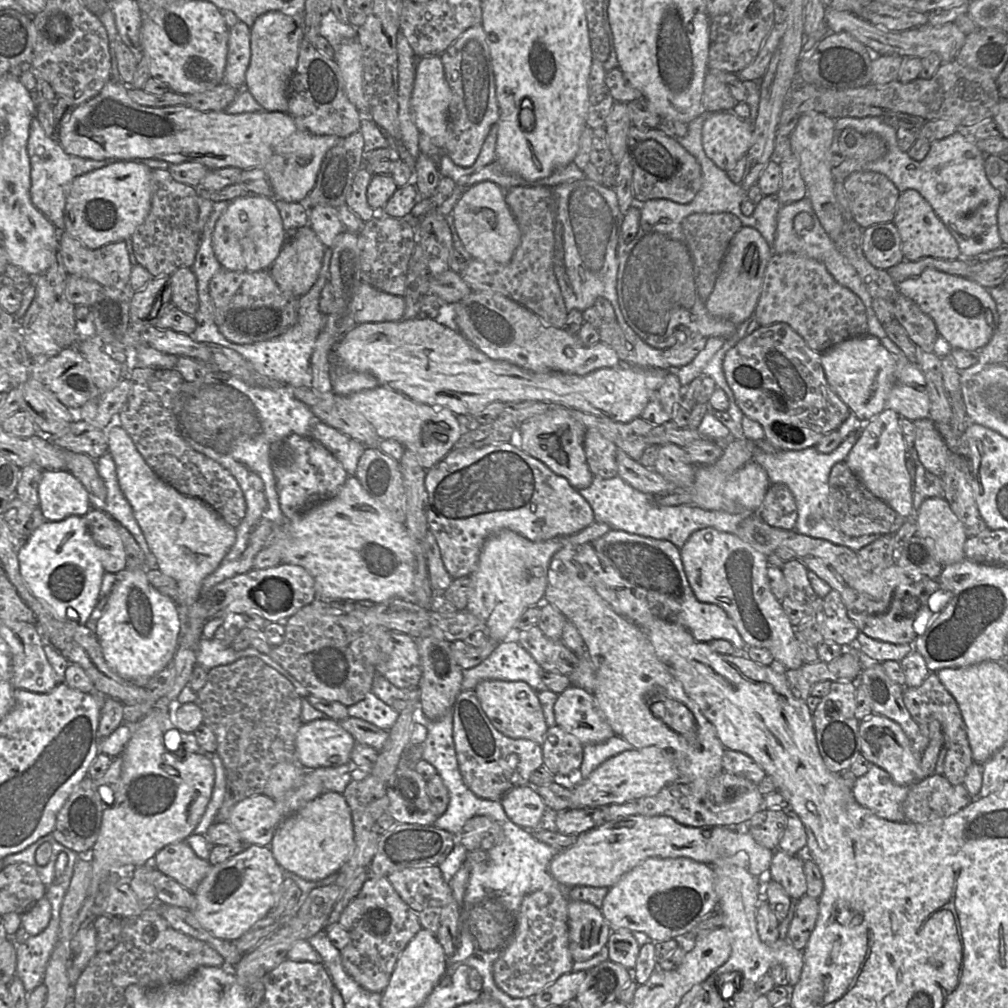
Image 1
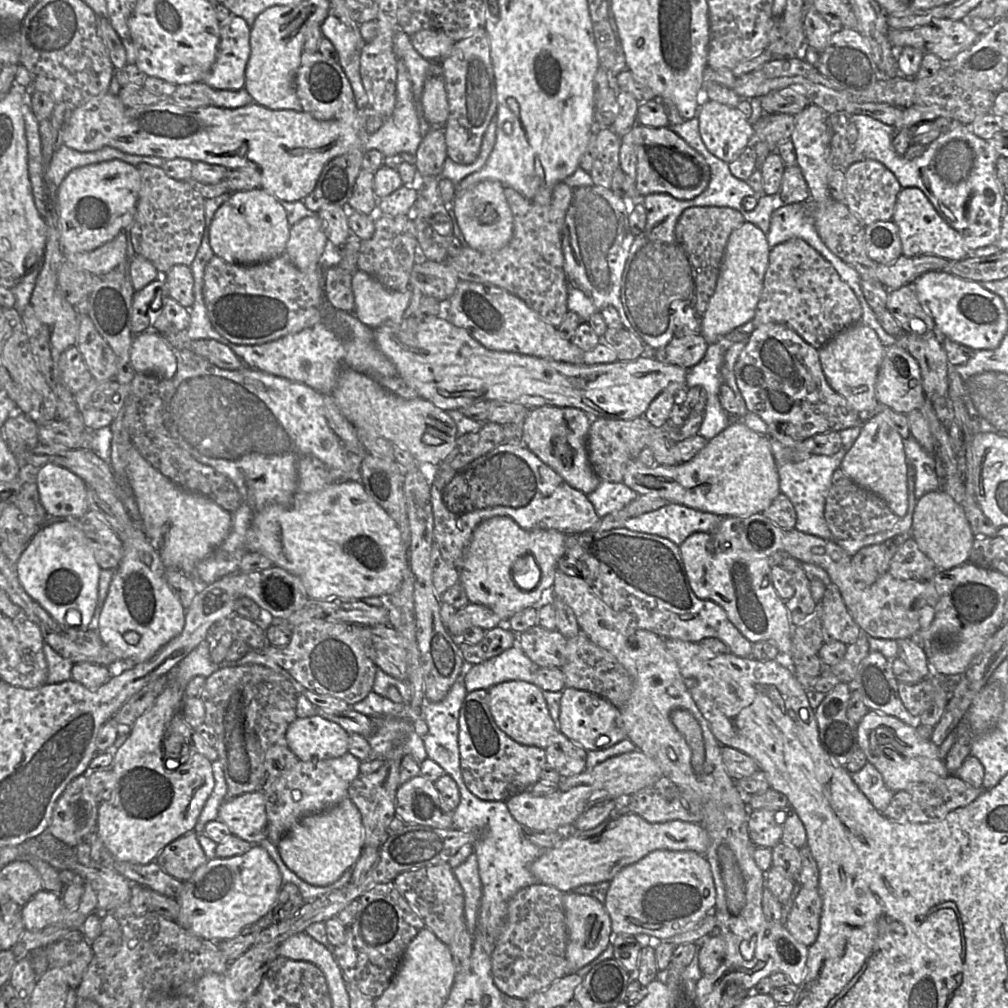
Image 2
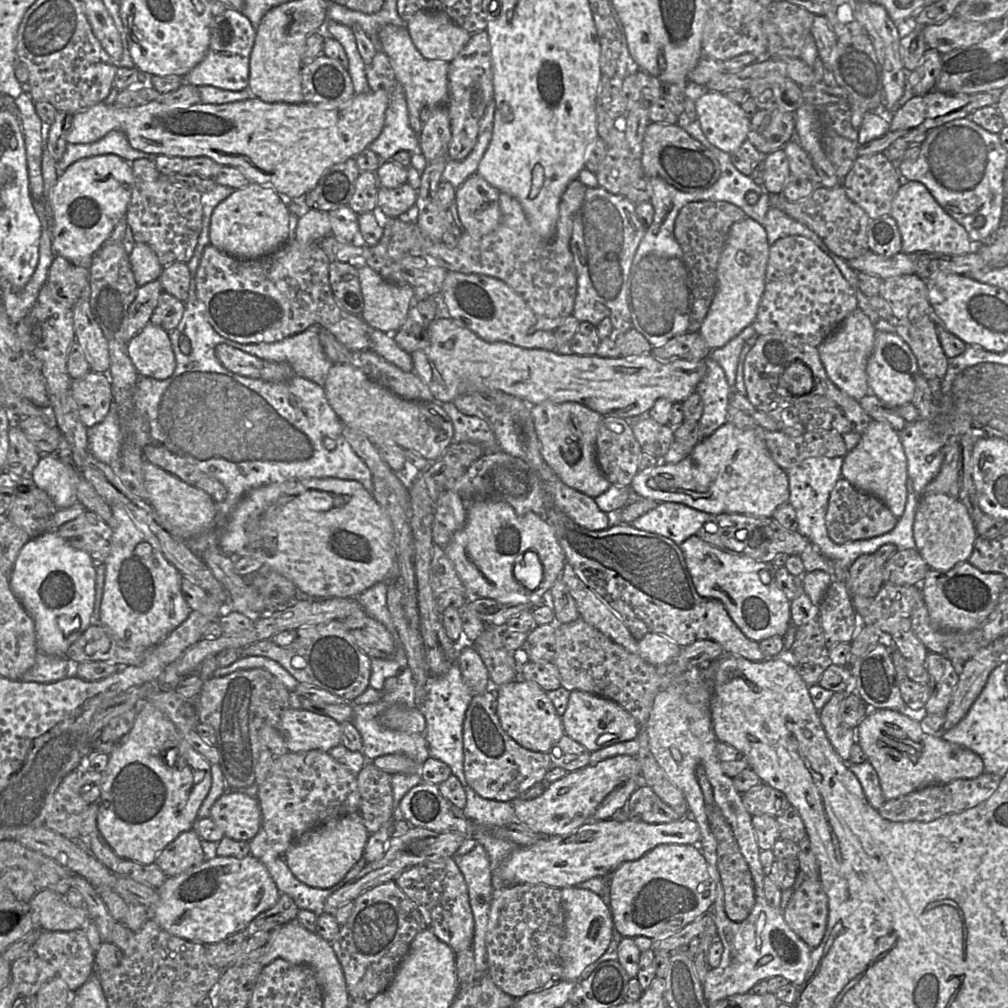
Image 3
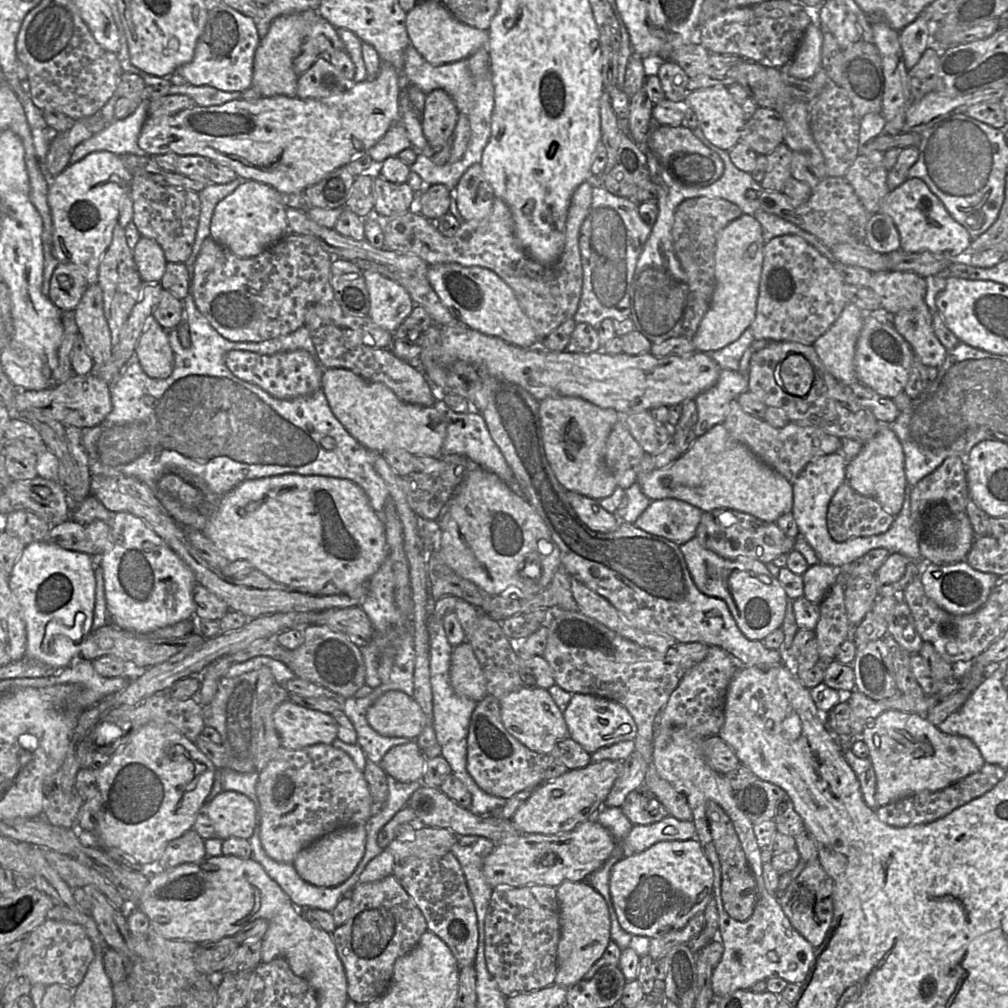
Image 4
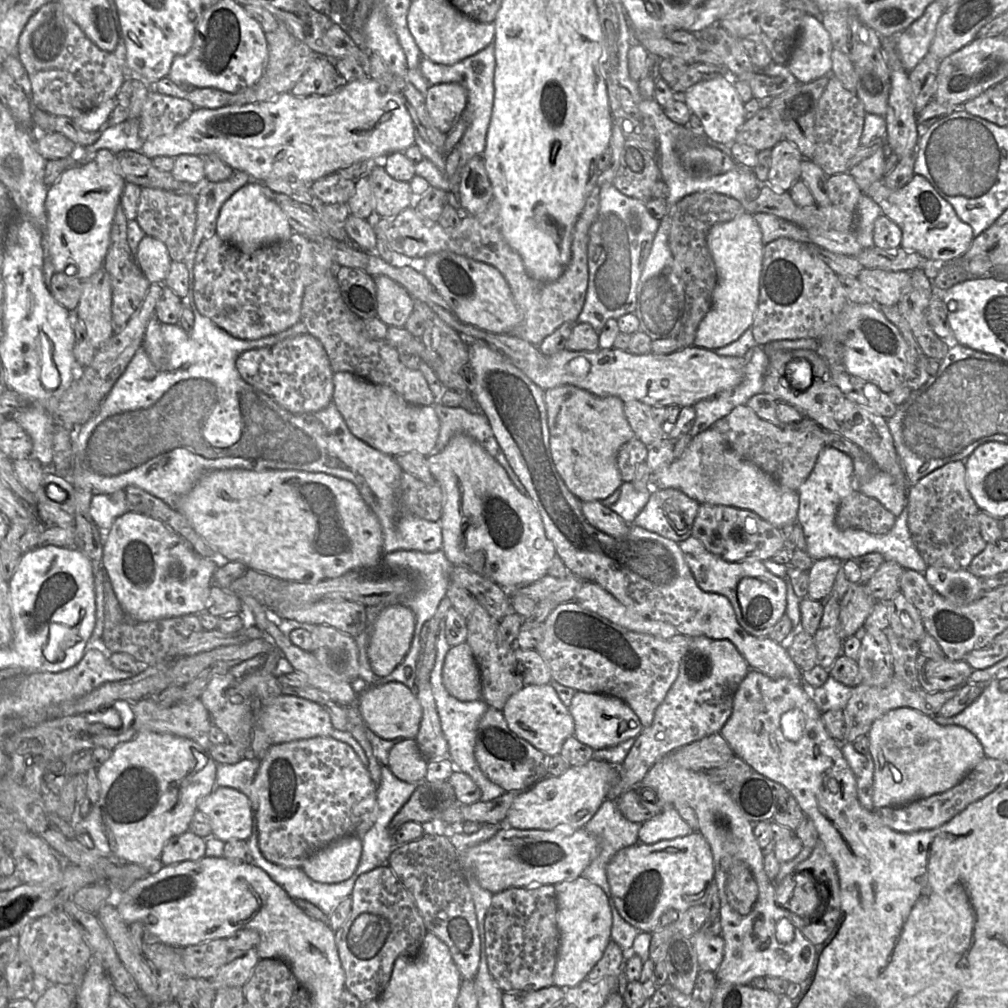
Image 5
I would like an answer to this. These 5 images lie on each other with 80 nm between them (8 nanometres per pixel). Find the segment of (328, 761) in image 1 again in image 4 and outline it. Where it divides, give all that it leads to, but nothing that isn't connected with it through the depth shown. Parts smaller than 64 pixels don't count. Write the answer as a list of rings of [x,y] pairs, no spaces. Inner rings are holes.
[[[289,699],[277,706],[273,722],[281,746],[299,750],[314,744],[332,744],[337,737],[337,724],[329,713],[298,705]]]

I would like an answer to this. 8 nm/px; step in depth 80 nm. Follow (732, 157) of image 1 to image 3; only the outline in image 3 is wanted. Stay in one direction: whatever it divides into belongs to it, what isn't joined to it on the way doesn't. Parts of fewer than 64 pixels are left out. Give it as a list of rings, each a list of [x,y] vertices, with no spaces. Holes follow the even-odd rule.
[[[706,90],[694,103],[701,130],[712,145],[731,155],[747,140],[750,120],[725,93]]]

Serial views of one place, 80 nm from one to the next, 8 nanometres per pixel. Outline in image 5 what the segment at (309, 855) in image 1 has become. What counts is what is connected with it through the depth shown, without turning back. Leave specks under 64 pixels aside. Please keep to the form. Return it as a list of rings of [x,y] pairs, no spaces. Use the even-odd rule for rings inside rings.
[[[343,837],[311,855],[301,869],[315,882],[336,884],[355,873],[362,855],[362,839]]]

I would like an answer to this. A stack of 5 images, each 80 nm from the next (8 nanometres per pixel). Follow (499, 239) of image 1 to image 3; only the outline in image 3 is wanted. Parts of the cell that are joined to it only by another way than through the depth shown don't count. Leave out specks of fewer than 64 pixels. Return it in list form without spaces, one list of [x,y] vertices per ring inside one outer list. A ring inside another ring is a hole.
[[[478,173],[469,176],[456,189],[458,216],[464,230],[479,239],[497,228],[501,218],[500,191],[491,186]]]

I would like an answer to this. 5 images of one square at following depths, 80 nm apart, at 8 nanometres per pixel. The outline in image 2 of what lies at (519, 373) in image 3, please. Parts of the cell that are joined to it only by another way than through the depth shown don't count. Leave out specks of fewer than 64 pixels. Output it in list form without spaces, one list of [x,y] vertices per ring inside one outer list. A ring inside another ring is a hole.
[[[427,318],[421,322],[415,330],[403,330],[399,325],[382,325],[373,329],[375,342],[378,348],[392,361],[397,370],[397,375],[400,376],[408,385],[416,390],[419,398],[432,402],[436,407],[448,411],[452,409],[461,409],[469,405],[486,402],[491,400],[501,400],[521,404],[529,409],[541,406],[556,406],[556,407],[574,407],[583,410],[589,416],[602,417],[614,420],[633,420],[635,418],[644,417],[651,402],[663,391],[673,391],[677,393],[677,401],[679,392],[683,392],[686,388],[687,370],[677,365],[664,364],[657,360],[653,355],[641,355],[633,361],[616,361],[613,363],[601,363],[594,365],[586,364],[571,364],[567,362],[558,362],[547,358],[540,358],[531,355],[524,355],[515,352],[494,351],[485,348],[477,340],[475,340],[465,329],[455,326],[450,321],[440,318]]]

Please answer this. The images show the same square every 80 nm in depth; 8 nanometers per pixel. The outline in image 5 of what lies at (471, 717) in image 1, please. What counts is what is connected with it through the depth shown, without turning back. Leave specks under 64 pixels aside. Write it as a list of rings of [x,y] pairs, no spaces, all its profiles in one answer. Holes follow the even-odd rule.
[[[489,706],[478,722],[474,747],[475,759],[488,779],[507,791],[523,791],[547,776],[551,756],[513,733],[502,711]]]

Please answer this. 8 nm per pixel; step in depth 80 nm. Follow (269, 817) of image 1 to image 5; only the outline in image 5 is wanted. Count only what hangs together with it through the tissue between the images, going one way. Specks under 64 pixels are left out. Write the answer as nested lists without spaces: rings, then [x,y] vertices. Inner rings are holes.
[[[216,786],[199,802],[198,810],[209,819],[212,836],[223,842],[248,840],[252,834],[250,800],[234,788]]]

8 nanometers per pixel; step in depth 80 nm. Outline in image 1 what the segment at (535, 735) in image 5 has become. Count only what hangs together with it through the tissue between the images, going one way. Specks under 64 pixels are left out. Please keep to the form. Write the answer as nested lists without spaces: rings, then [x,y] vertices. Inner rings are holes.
[[[484,680],[474,691],[480,705],[493,724],[503,735],[514,739],[528,739],[540,745],[545,741],[548,726],[538,699],[538,692],[523,681]]]

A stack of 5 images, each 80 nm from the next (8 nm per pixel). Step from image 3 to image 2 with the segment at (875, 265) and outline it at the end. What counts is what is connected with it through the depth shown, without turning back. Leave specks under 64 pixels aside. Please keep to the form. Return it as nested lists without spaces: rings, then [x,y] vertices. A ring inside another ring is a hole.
[[[902,254],[890,264],[877,264],[877,280],[887,290],[896,290],[928,271],[942,271],[948,261],[954,260],[925,255],[906,257]]]

